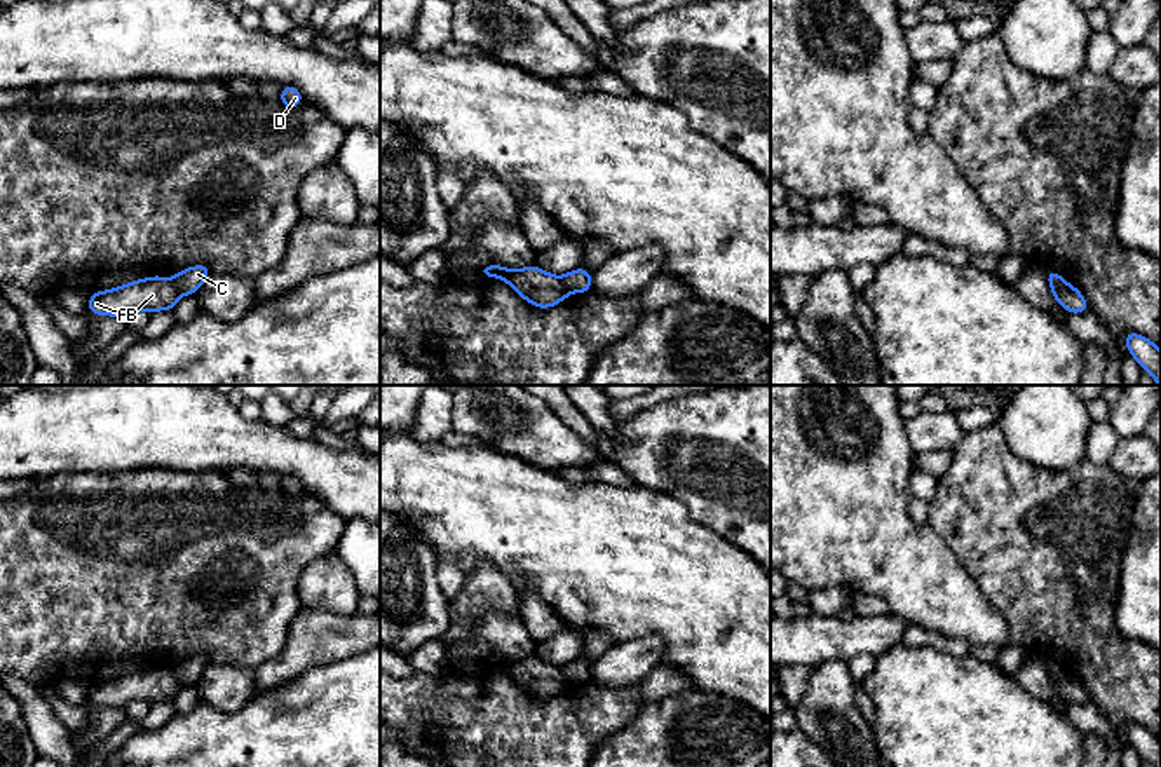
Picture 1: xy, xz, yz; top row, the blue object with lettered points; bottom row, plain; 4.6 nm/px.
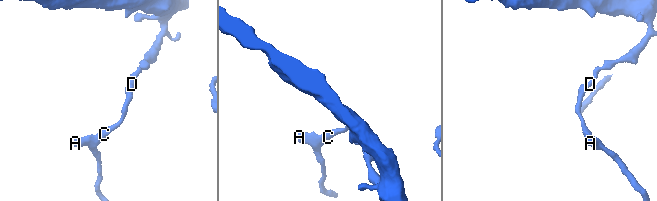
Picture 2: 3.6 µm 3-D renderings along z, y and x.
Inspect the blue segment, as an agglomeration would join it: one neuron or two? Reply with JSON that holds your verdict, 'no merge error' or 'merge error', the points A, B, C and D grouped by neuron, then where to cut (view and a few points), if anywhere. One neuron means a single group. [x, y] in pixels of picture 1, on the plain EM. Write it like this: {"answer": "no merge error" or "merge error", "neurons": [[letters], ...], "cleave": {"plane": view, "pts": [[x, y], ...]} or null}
{"answer": "merge error", "neurons": [["A", "B"], ["C", "D"]], "cleave": {"plane": "xy", "pts": [[169, 670], [182, 684]]}}

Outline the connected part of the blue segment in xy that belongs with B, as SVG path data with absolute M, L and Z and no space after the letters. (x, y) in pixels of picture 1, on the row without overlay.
M153 666L91 683L87 701L112 708L124 708L131 701L145 701L150 706L157 701L174 701L180 689L181 683L171 669Z

